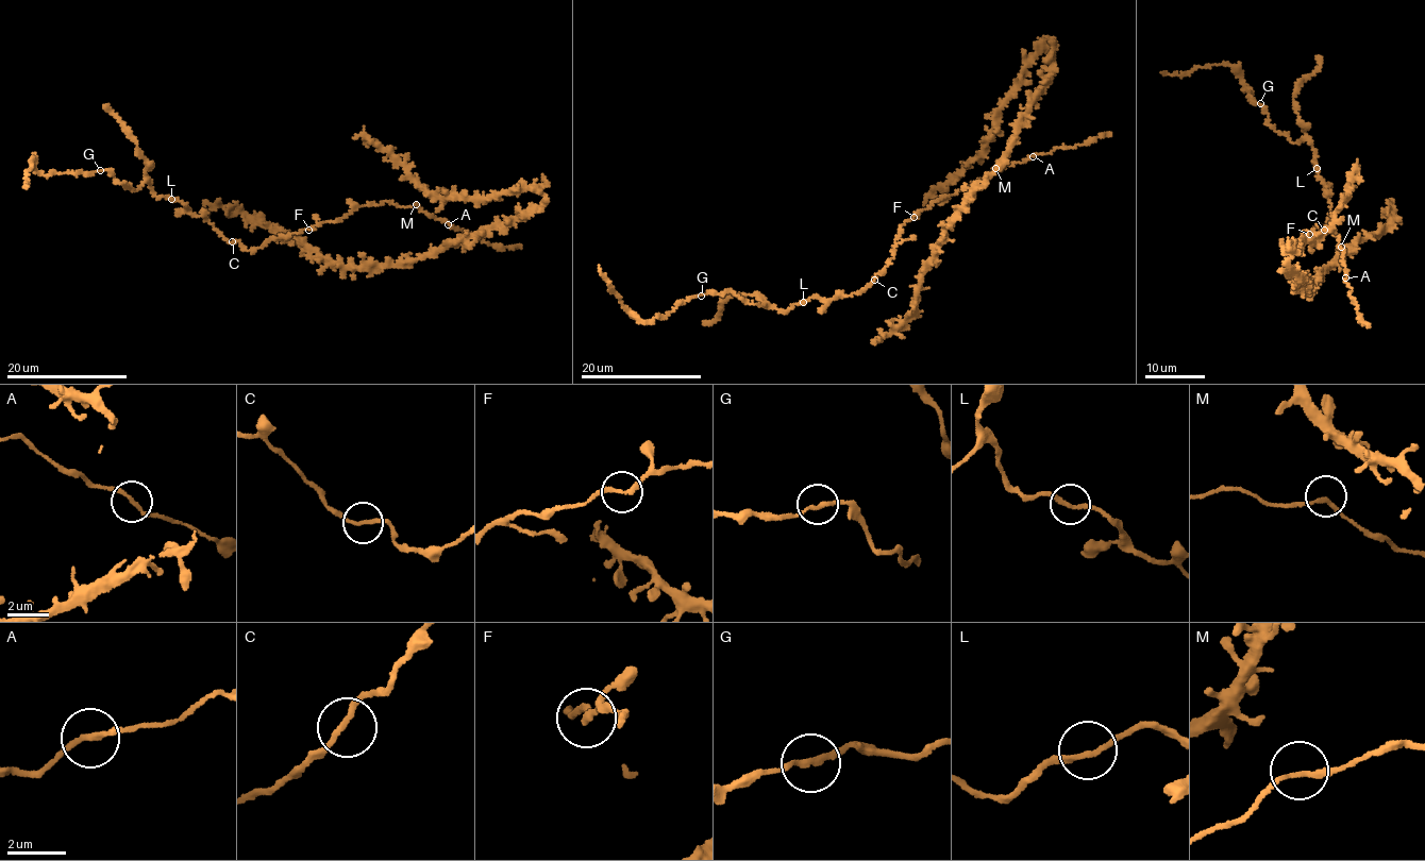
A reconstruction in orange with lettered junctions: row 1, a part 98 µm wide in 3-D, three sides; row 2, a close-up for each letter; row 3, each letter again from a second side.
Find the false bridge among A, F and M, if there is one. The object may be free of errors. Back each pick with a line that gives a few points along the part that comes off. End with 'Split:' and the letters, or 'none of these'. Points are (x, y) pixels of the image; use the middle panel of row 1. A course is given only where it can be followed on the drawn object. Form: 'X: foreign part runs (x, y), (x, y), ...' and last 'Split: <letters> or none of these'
Split: none of these

